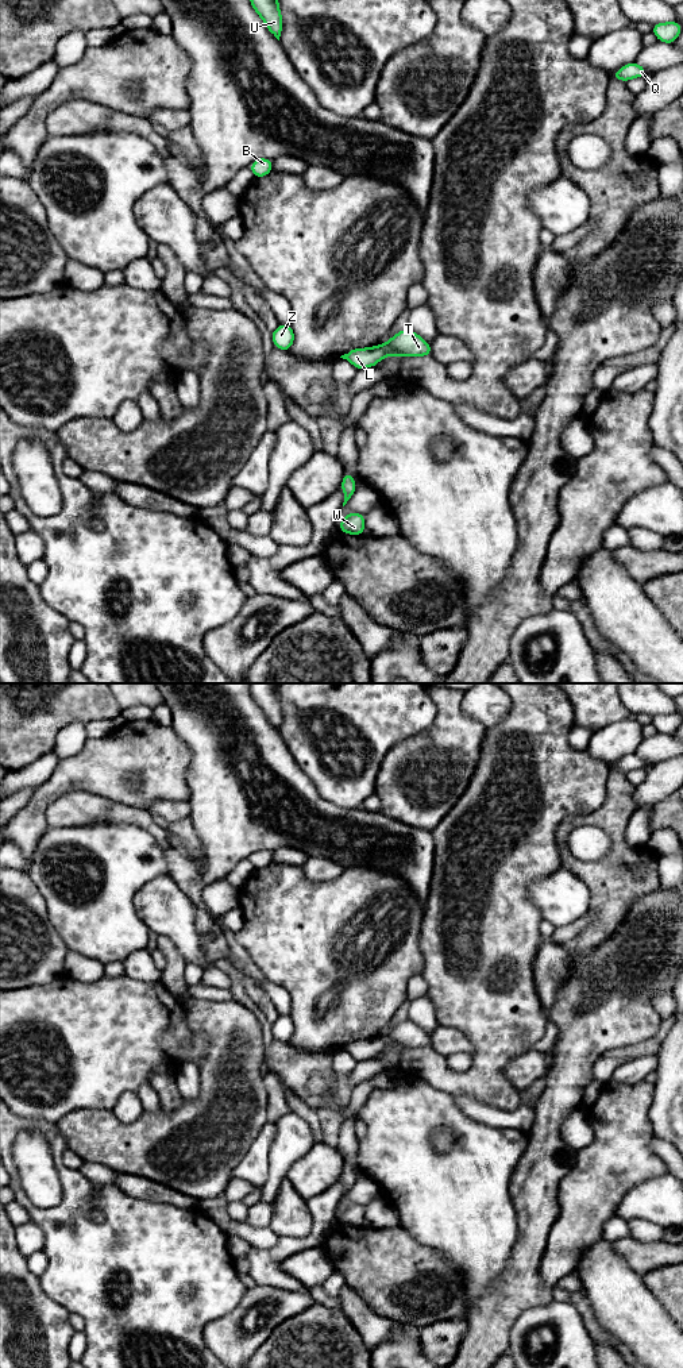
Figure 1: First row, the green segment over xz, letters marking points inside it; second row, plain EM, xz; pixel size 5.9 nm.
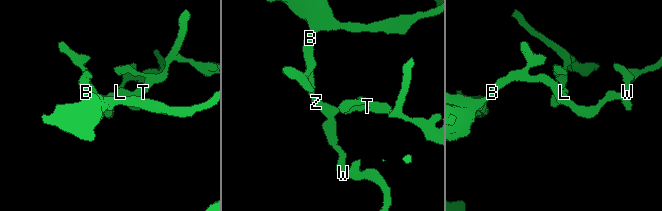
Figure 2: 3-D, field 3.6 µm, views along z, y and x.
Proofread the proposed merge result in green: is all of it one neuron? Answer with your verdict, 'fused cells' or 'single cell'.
single cell

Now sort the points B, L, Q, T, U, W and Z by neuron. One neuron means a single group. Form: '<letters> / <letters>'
B L Q T U W Z

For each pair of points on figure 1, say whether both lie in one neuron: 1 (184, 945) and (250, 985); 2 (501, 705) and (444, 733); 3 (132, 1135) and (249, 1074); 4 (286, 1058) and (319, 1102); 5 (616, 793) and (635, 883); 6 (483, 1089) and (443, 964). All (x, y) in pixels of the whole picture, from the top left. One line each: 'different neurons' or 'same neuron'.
1: different neurons
2: different neurons
3: same neuron
4: same neuron
5: same neuron
6: same neuron

